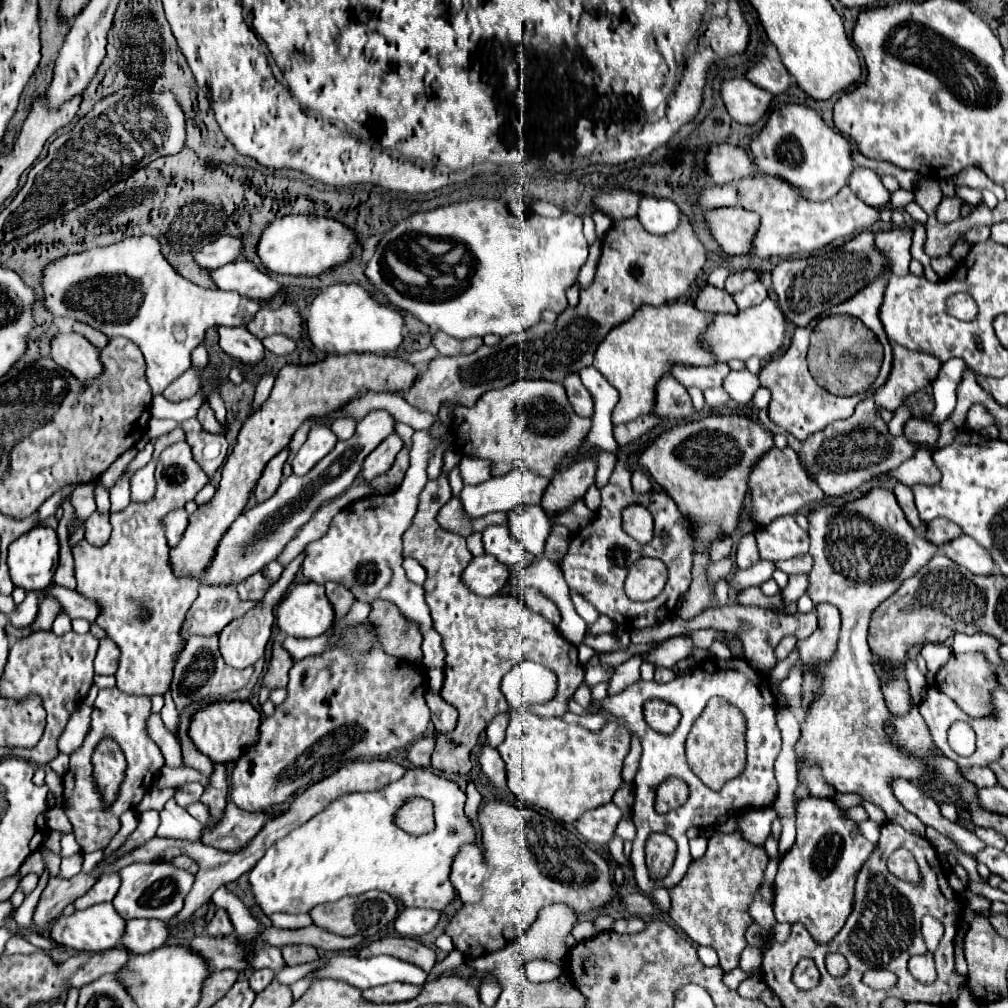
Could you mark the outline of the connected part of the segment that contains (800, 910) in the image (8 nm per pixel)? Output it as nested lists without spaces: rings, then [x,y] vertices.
[[[806,797],[798,801],[796,827],[796,841],[778,863],[773,912],[778,923],[802,923],[815,941],[828,943],[852,913],[856,875],[876,845],[860,833],[858,823],[850,821],[834,799]]]

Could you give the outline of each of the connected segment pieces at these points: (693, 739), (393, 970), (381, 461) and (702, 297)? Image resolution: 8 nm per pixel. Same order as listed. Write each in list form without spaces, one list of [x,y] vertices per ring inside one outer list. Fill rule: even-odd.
[[[720,697],[708,701],[686,741],[686,757],[692,771],[706,787],[716,791],[744,769],[744,753],[744,717],[740,717],[740,711],[720,701]]]
[[[336,955],[330,959],[328,967],[320,969],[316,975],[344,979],[350,985],[356,985],[360,989],[370,989],[378,985],[396,983],[396,981],[422,987],[428,979],[428,973],[424,969],[388,955],[378,955],[370,959]]]
[[[392,433],[388,435],[380,447],[376,447],[364,461],[364,467],[362,467],[362,475],[366,481],[370,481],[372,477],[378,477],[380,473],[388,471],[392,467],[392,461],[394,457],[398,455],[398,451],[402,449],[402,439],[398,433]]]
[[[706,285],[700,291],[700,295],[696,299],[696,307],[700,311],[708,311],[708,313],[732,313],[732,315],[738,313],[738,307],[736,307],[732,295],[728,295],[722,289],[716,289],[712,285]]]

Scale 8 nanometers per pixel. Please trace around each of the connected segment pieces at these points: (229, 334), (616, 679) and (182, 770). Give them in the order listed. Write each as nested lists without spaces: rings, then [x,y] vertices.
[[[220,327],[220,347],[244,365],[256,365],[264,357],[262,341],[246,327]]]
[[[636,653],[626,663],[616,667],[616,673],[614,673],[614,677],[610,679],[610,685],[608,685],[608,695],[616,695],[616,693],[620,693],[622,689],[626,689],[628,685],[632,685],[640,679],[640,673],[638,673],[638,667],[642,665],[640,657],[642,657],[642,653]]]
[[[185,765],[178,768],[164,766],[155,778],[154,787],[164,789],[182,785],[182,783],[186,782],[199,782],[206,785],[206,777]]]

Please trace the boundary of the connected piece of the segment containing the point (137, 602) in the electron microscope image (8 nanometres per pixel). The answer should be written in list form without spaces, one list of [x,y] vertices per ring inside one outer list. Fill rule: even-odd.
[[[186,441],[174,443],[162,451],[156,463],[156,493],[146,503],[132,501],[126,509],[118,513],[110,513],[112,523],[112,535],[104,547],[92,547],[87,541],[82,540],[74,549],[74,575],[78,581],[76,591],[84,595],[86,599],[92,599],[98,605],[98,617],[96,623],[106,631],[106,635],[118,645],[120,659],[118,659],[118,671],[116,671],[116,687],[128,695],[164,695],[170,689],[172,679],[172,663],[176,651],[180,651],[180,625],[184,621],[184,615],[192,601],[198,597],[198,579],[194,577],[178,577],[174,575],[174,567],[170,561],[170,547],[166,543],[164,531],[160,531],[160,519],[172,511],[184,507],[188,501],[196,497],[196,493],[208,483],[208,477],[200,469],[200,465],[194,461],[190,445]],[[146,605],[152,613],[150,621],[140,621],[138,611]]]

